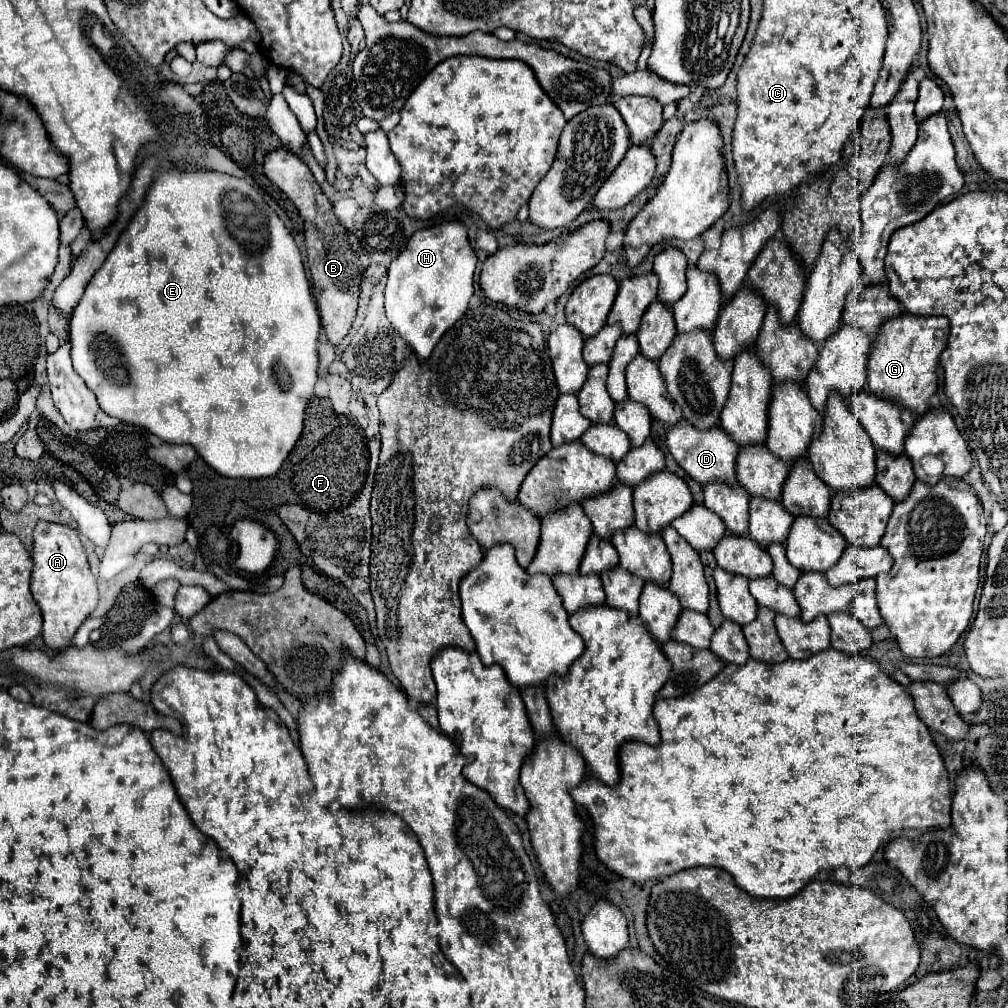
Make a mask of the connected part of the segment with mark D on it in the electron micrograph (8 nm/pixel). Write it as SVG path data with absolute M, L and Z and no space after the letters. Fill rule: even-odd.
M679 421L679 425L671 425L671 429L667 431L667 447L673 453L675 461L685 469L687 475L691 475L697 483L707 485L707 483L727 483L727 485L735 485L735 459L737 459L737 451L739 445L735 445L735 441L727 441L727 435L723 433L723 429L719 429L719 425L715 425L715 429L695 429L693 425L687 425L687 421Z

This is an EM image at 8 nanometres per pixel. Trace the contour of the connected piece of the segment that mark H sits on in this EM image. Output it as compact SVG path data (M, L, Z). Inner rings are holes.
M445 221L435 227L419 229L407 243L405 251L399 253L389 265L389 277L387 277L387 289L385 289L385 309L387 317L393 325L393 329L409 343L409 347L419 355L421 361L425 361L443 333L465 315L469 299L473 297L473 273L475 273L475 251L469 243L467 227L461 221Z

